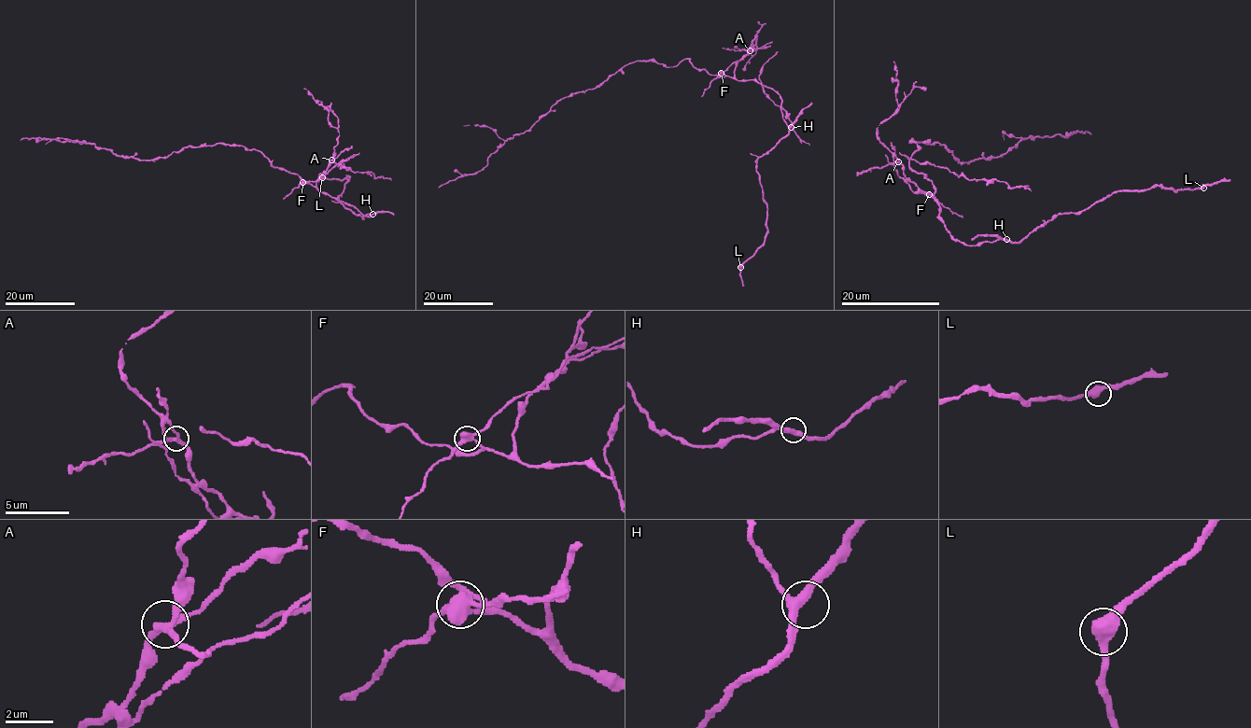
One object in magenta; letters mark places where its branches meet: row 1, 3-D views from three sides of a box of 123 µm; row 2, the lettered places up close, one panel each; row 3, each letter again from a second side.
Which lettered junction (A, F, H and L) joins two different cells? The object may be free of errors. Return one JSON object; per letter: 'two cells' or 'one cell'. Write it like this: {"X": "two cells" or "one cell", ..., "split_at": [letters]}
{"A": "one cell", "F": "two cells", "H": "one cell", "L": "one cell", "split_at": ["F"]}

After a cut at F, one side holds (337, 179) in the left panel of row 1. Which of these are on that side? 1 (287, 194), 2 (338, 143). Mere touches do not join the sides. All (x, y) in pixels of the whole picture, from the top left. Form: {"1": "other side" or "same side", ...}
{"1": "other side", "2": "same side"}

